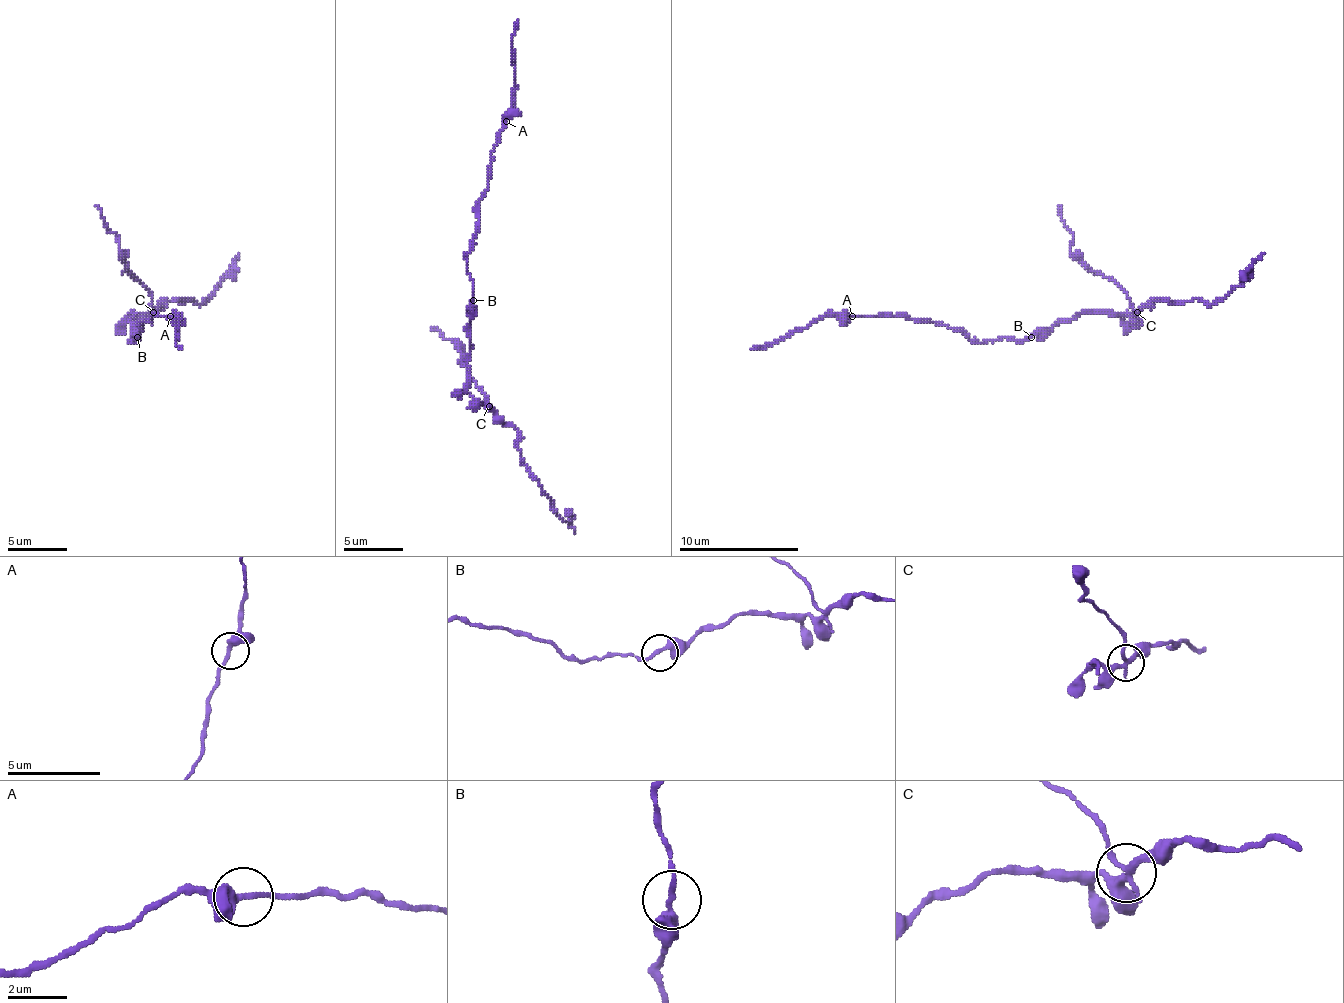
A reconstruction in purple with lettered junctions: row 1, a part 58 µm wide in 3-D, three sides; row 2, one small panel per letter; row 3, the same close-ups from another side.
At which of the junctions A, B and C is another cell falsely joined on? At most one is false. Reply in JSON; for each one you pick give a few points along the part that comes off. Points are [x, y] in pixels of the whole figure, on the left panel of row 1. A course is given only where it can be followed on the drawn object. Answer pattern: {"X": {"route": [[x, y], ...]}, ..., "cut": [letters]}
{"C": {"route": [[152, 313], [152, 295], [125, 268], [116, 235], [95, 206]]}, "cut": ["C"]}

